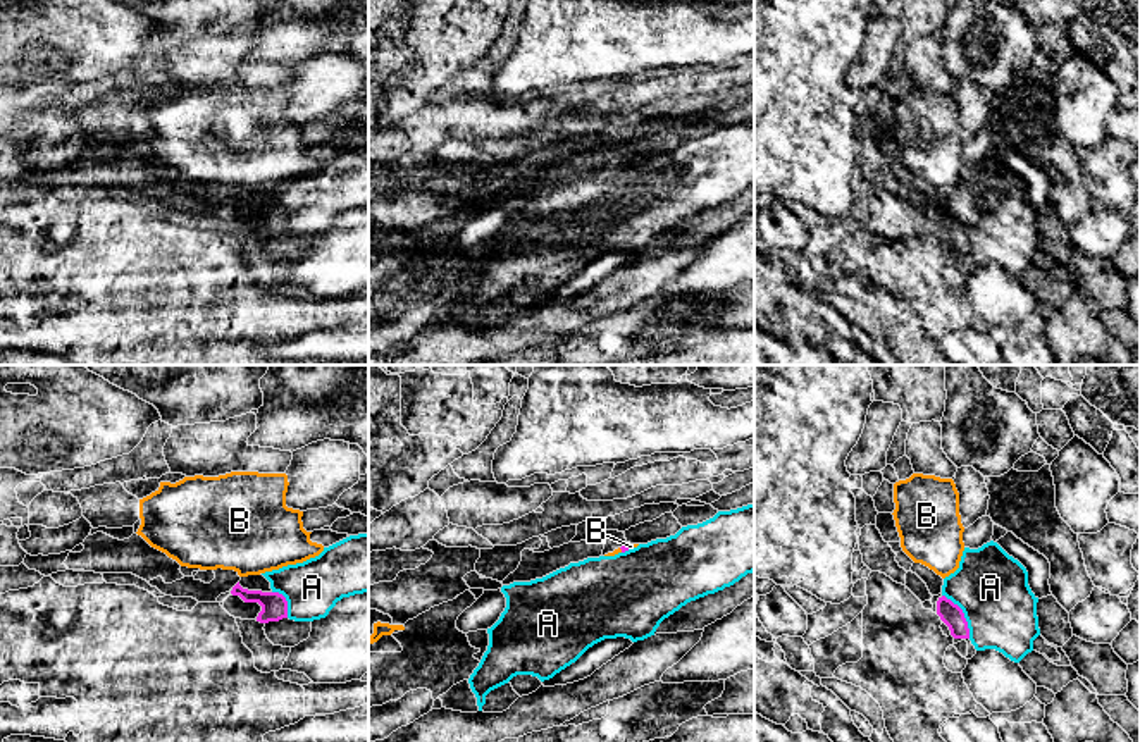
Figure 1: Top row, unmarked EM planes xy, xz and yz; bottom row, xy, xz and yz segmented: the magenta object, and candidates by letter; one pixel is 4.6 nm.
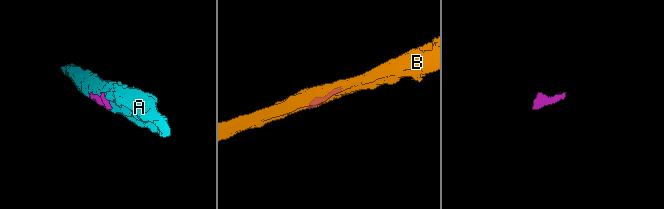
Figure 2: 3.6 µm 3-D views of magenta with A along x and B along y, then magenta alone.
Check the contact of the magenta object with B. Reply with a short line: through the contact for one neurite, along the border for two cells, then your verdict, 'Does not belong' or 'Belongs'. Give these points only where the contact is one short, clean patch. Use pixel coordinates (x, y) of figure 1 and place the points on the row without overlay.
Line: xz (625, 157), (629, 162). Does not belong

